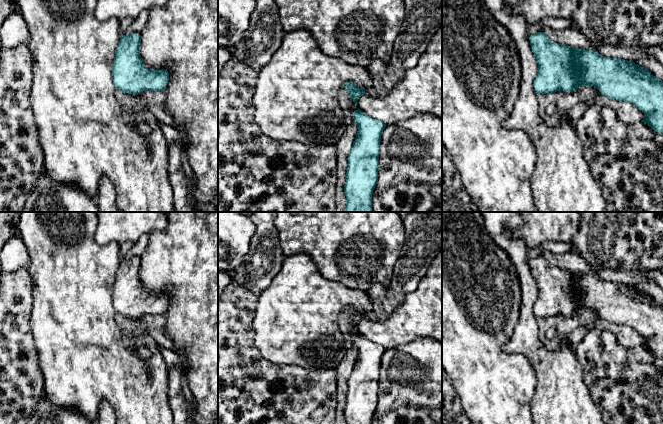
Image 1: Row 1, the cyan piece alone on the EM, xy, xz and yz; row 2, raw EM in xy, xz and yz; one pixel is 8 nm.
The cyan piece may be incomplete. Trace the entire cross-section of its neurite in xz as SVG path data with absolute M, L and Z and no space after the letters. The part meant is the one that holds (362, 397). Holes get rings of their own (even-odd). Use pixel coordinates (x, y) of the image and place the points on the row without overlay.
M359 332L353 336L358 355L348 379L344 417L346 424L372 424L378 405L380 366L386 349Z

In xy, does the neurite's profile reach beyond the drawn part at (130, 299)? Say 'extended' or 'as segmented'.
as segmented

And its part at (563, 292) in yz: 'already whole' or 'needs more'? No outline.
already whole

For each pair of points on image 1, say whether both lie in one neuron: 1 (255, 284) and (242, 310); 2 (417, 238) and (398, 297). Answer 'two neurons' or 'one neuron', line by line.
1: two neurons
2: one neuron

